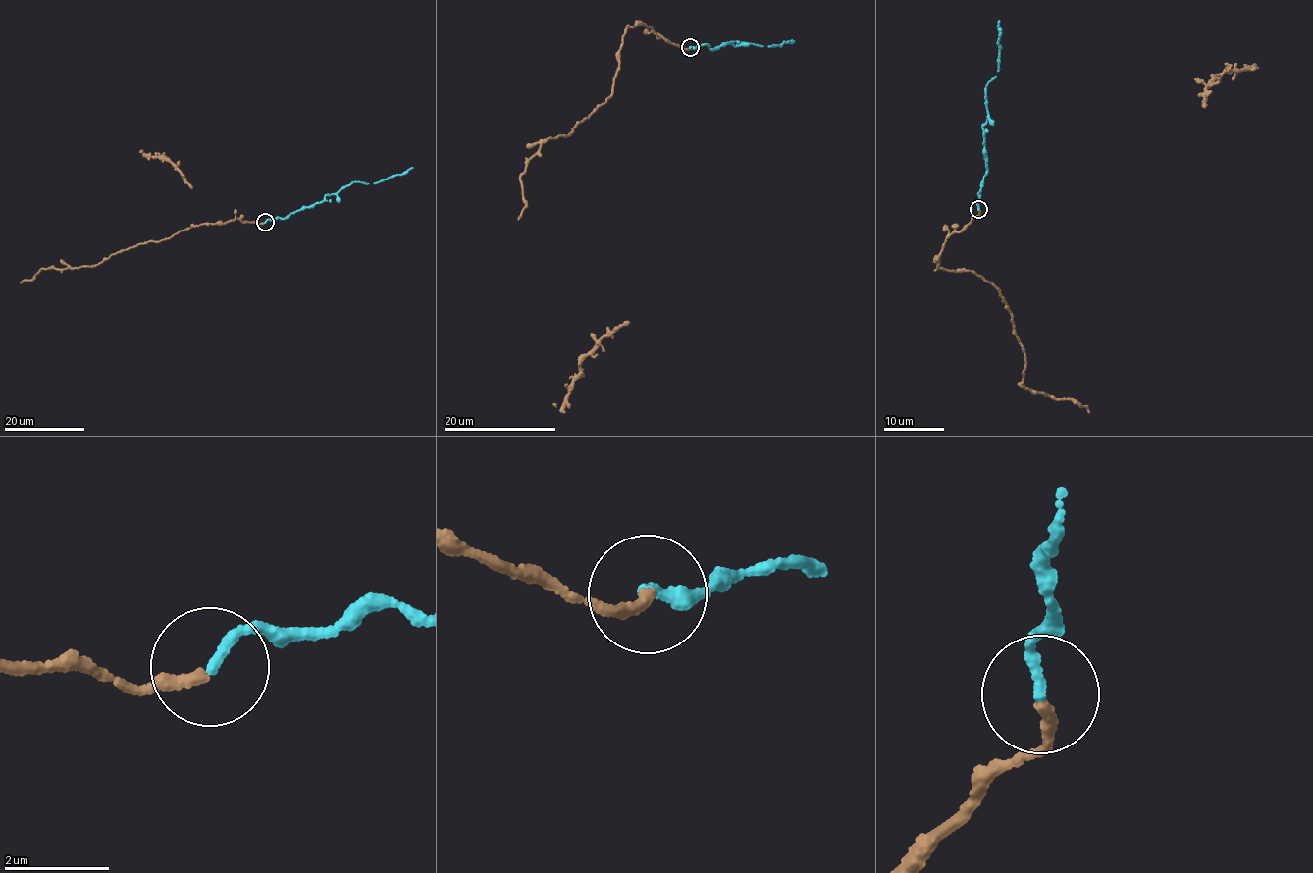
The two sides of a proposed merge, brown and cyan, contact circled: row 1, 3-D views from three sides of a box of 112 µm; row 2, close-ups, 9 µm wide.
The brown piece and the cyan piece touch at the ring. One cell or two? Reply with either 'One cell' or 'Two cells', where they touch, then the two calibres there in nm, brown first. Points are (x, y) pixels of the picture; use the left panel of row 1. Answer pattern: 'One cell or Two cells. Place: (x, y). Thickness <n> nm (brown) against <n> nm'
One cell. Place: (265, 222). Thickness 220 nm (brown) against 200 nm

